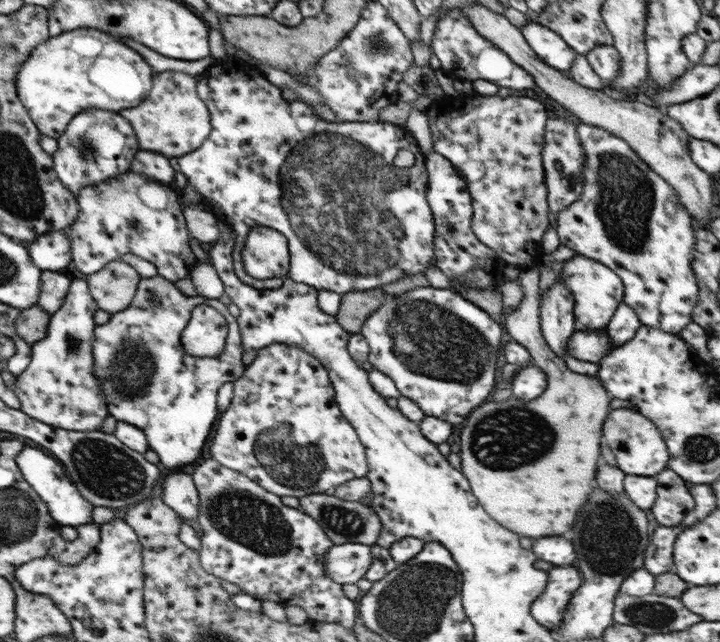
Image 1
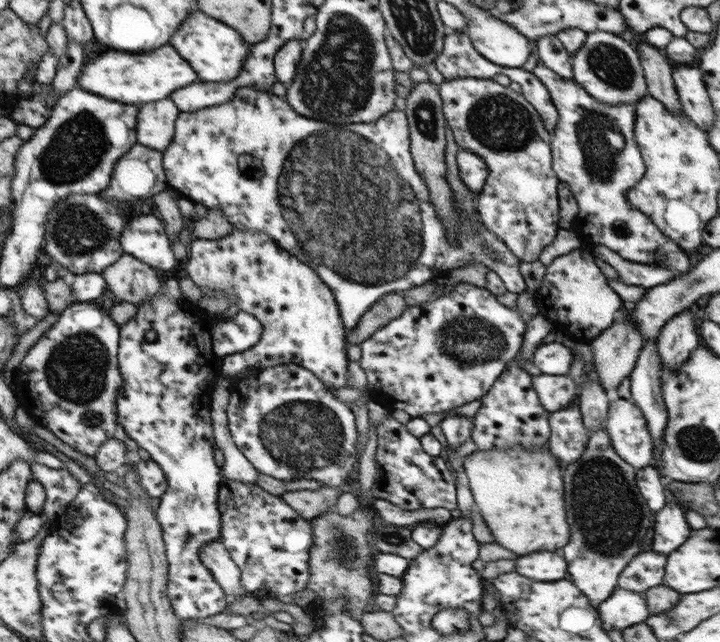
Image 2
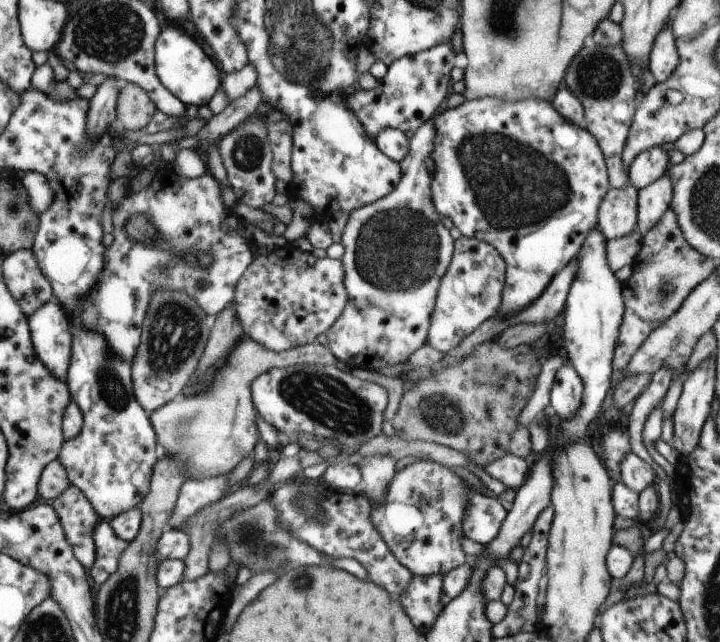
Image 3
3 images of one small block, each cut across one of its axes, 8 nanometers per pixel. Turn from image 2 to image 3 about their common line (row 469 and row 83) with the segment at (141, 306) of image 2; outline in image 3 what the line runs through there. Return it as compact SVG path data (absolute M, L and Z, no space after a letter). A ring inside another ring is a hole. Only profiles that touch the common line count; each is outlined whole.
M169 23L169 26L160 30L153 44L153 67L156 78L183 105L195 107L207 105L211 96L220 86L219 72L215 68L215 63L209 60L209 56L203 52L203 48L187 32L183 32L179 26Z

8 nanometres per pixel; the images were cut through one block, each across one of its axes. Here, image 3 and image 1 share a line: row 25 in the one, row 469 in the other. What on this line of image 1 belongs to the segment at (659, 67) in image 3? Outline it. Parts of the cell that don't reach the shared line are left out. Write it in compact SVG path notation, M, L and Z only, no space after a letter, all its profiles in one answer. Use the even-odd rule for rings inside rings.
M667 468L659 472L659 474L656 474L654 480L657 484L656 500L650 508L653 518L655 518L657 524L664 527L676 525L683 519L683 515L685 515L688 510L691 510L694 505L692 496L689 496L689 485L686 484L680 476L677 476L675 472Z

